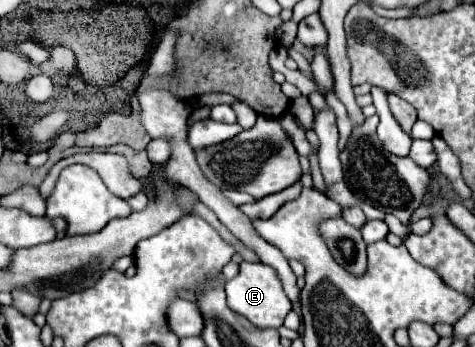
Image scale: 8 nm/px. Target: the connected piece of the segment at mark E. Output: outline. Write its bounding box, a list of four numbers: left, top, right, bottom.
[225,261,291,329]

